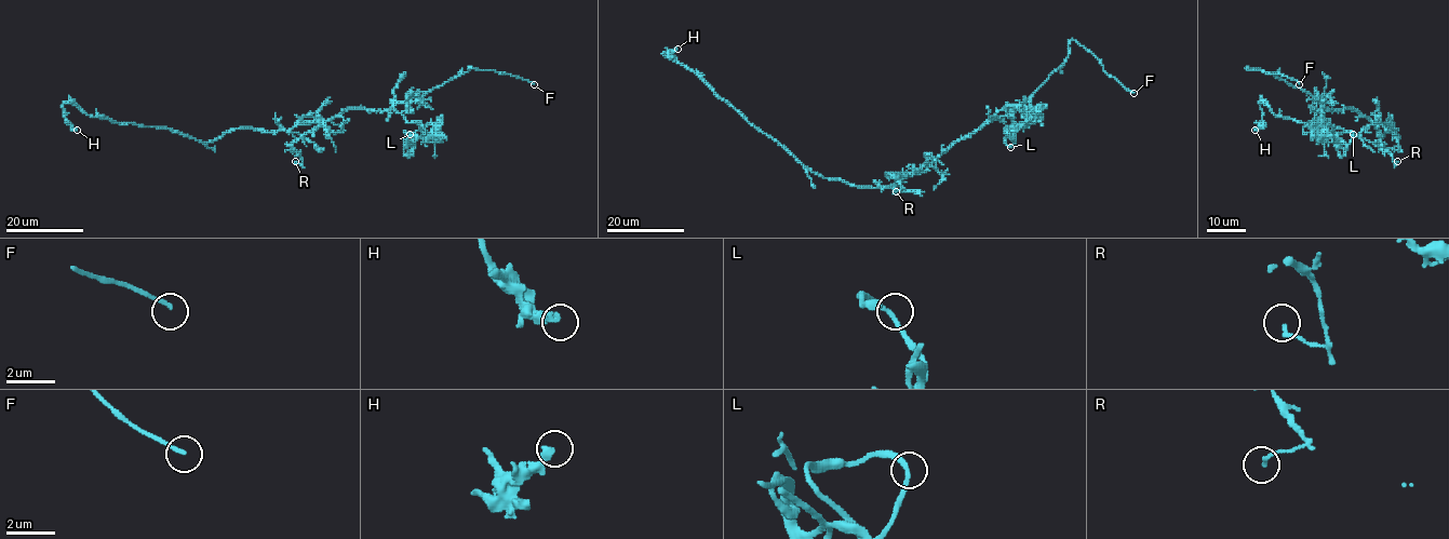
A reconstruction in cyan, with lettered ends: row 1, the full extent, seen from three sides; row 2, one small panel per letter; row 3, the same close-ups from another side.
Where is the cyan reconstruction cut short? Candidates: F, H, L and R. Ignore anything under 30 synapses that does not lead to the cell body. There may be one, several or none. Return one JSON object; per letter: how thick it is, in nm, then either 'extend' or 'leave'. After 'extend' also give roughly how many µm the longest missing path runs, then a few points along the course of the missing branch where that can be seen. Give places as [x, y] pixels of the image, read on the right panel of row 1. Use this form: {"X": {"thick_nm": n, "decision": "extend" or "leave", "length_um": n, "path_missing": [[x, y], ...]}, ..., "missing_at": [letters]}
{"F": {"thick_nm": 150, "decision": "extend", "length_um": 5}, "H": {"thick_nm": 280, "decision": "leave"}, "L": {"thick_nm": 180, "decision": "leave"}, "R": {"thick_nm": 140, "decision": "leave"}, "missing_at": ["F"]}

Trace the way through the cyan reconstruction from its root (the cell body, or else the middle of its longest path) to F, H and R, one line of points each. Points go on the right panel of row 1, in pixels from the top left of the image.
F: (1387, 124), (1373, 122), (1355, 109), (1329, 110), (1301, 89), (1261, 69), (1246, 68), (1280, 73), (1299, 84)
H: (1387, 124), (1394, 131), (1369, 142), (1279, 118), (1261, 102), (1255, 130)
R: (1387, 124), (1372, 123), (1381, 133), (1381, 148), (1392, 157), (1395, 164), (1397, 161)

